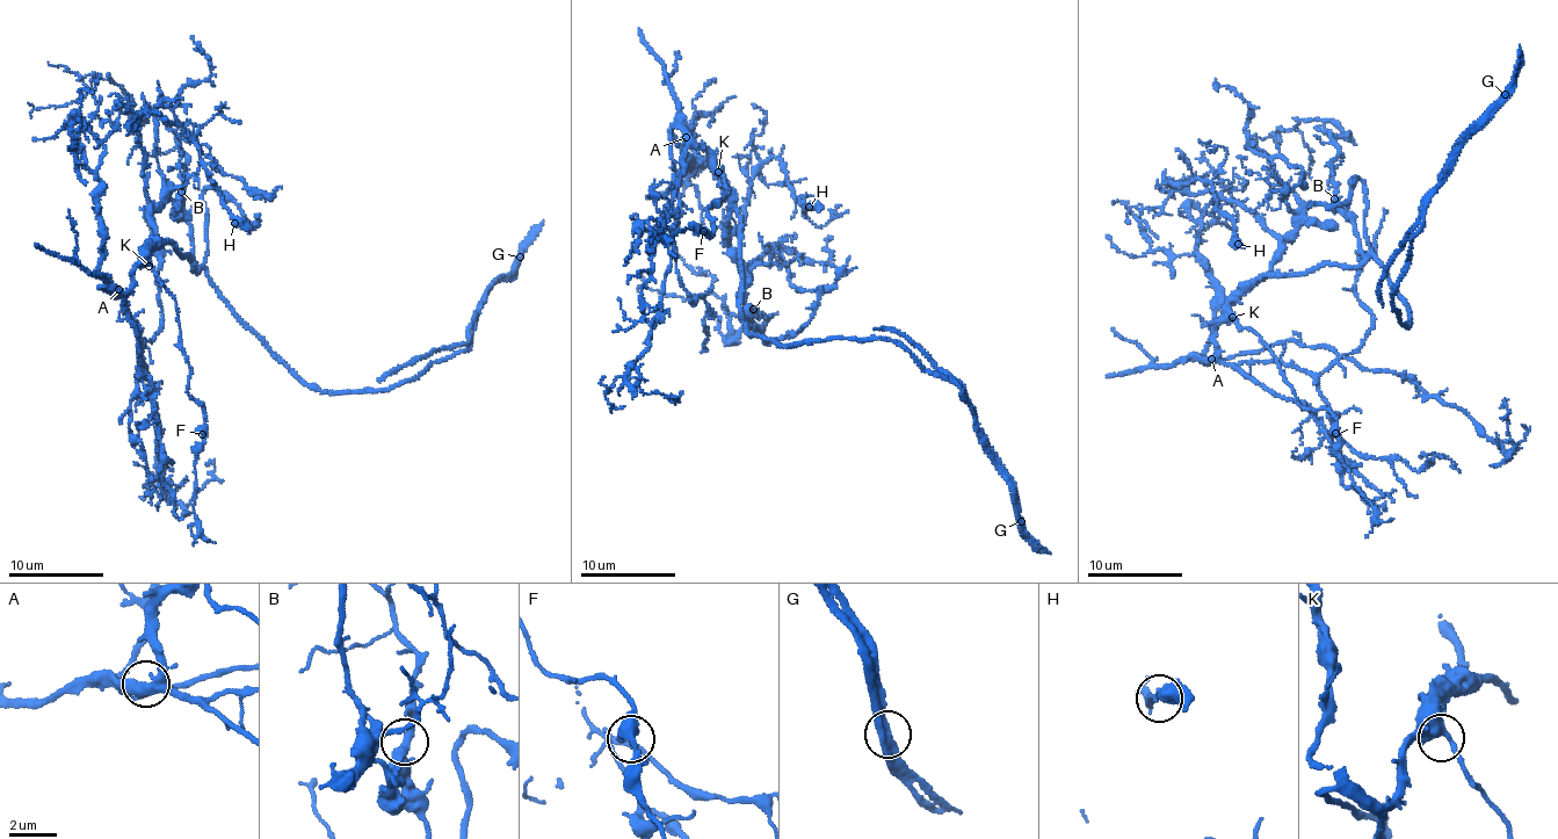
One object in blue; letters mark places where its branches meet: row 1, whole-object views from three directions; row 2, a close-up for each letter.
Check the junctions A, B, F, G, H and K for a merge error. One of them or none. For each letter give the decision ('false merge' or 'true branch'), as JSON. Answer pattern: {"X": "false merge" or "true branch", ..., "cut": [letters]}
{"A": "true branch", "B": "true branch", "F": "true branch", "G": "false merge", "H": "true branch", "K": "true branch", "cut": ["G"]}

